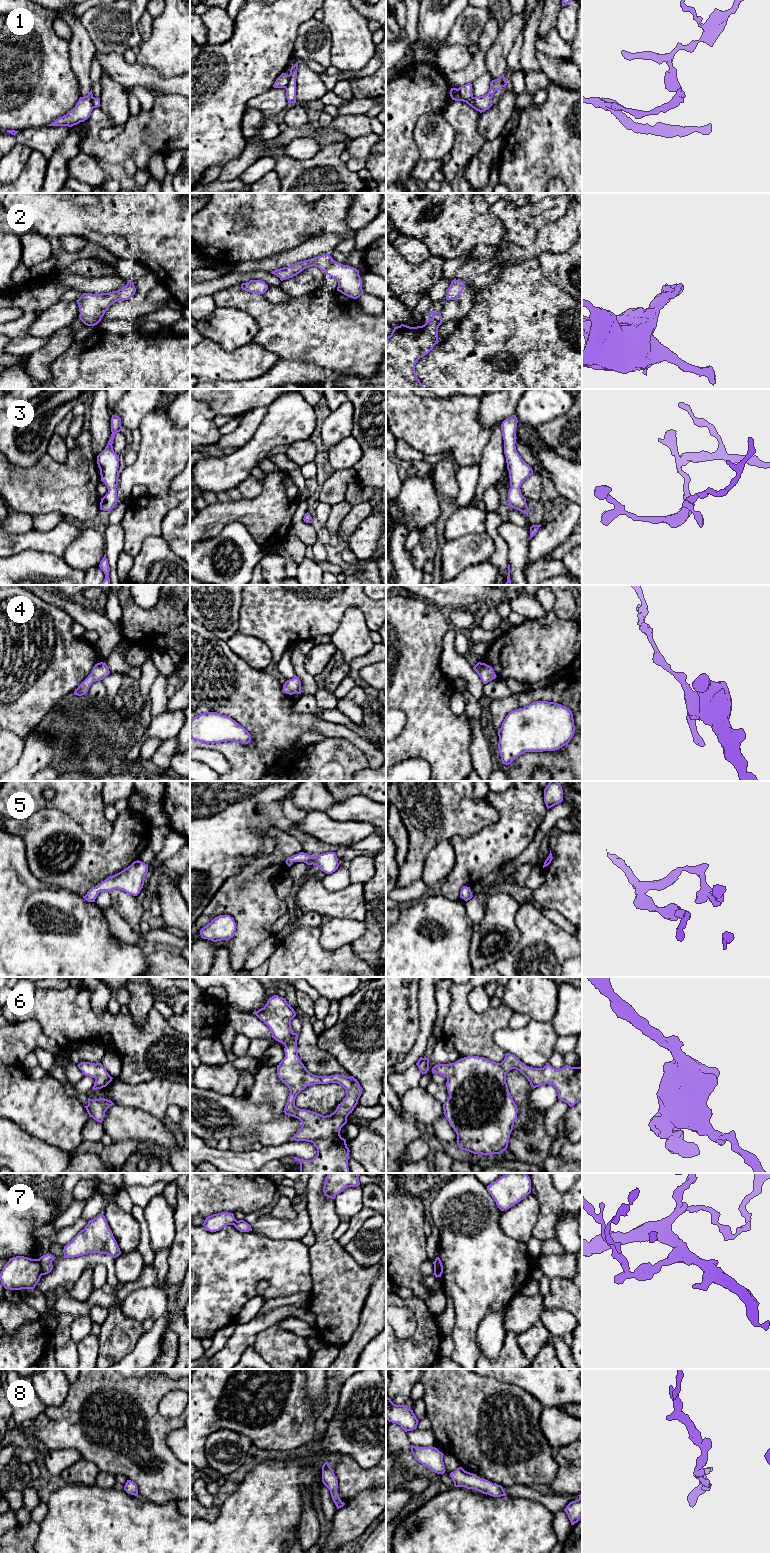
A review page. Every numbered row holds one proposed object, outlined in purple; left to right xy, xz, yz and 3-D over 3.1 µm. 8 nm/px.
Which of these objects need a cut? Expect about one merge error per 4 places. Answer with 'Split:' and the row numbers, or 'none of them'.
Split: 1, 7

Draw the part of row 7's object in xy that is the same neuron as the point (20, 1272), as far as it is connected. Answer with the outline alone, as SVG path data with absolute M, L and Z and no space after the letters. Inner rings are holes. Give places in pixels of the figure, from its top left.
M16 1256L10 1258L4 1265L0 1273L0 1280L5 1289L34 1289L41 1276L38 1259Z

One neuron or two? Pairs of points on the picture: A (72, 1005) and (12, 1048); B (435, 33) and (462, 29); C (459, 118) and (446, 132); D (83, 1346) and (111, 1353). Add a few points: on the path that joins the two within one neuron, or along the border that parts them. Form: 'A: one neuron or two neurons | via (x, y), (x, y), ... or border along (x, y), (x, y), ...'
A: two neurons | border along (17, 1022), (34, 1020), (41, 1030), (57, 1044)
B: two neurons | border along (463, 11), (455, 20), (442, 45)
C: two neurons | border along (443, 113), (454, 131), (454, 146), (452, 150)
D: two neurons | border along (99, 1337), (99, 1354), (96, 1358)

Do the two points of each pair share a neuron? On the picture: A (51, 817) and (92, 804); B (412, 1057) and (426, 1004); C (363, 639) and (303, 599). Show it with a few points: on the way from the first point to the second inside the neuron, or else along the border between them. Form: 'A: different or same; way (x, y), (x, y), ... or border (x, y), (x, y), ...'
A: different; border (41, 808), (60, 810), (82, 828)
B: same; way (420, 1044), (426, 1029), (426, 1017)
C: different; border (357, 607), (346, 610), (331, 636)

